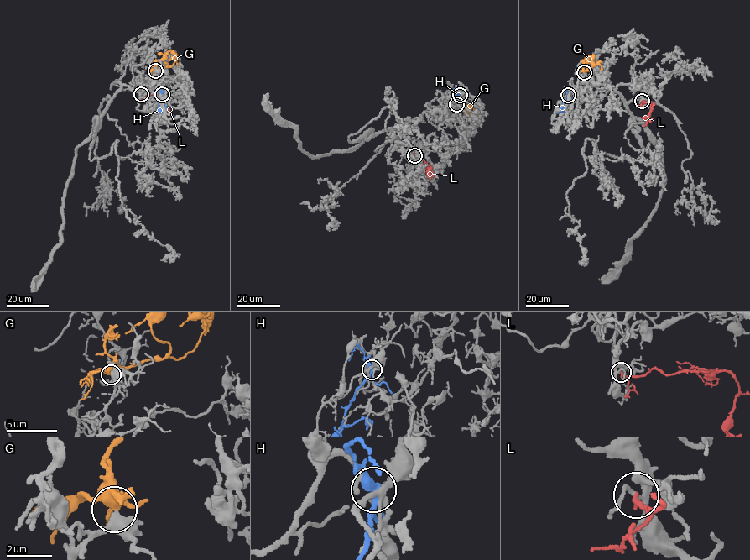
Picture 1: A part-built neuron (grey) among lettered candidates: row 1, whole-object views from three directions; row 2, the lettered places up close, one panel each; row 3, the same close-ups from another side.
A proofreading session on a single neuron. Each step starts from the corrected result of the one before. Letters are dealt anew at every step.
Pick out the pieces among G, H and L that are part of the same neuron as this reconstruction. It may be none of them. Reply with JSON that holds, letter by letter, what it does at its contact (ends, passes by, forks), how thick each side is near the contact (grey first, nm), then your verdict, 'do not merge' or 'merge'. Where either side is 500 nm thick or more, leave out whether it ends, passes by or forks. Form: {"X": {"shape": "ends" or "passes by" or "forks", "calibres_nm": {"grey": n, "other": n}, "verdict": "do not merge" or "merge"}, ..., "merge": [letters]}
{"G": {"shape": "forks", "calibres_nm": {"grey": 320, "other": 360}, "verdict": "merge"}, "H": {"shape": "forks", "calibres_nm": {"grey": 220, "other": 260}, "verdict": "do not merge"}, "L": {"shape": "passes by", "calibres_nm": {"grey": 190, "other": 160}, "verdict": "do not merge"}, "merge": ["G"]}

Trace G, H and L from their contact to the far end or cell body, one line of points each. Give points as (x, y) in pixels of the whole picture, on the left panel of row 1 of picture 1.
G: (154, 70), (170, 66), (177, 58), (178, 65)
H: (162, 94), (158, 107), (161, 109), (163, 104), (165, 105)
L: (141, 94), (164, 95), (164, 107), (159, 112), (162, 117)

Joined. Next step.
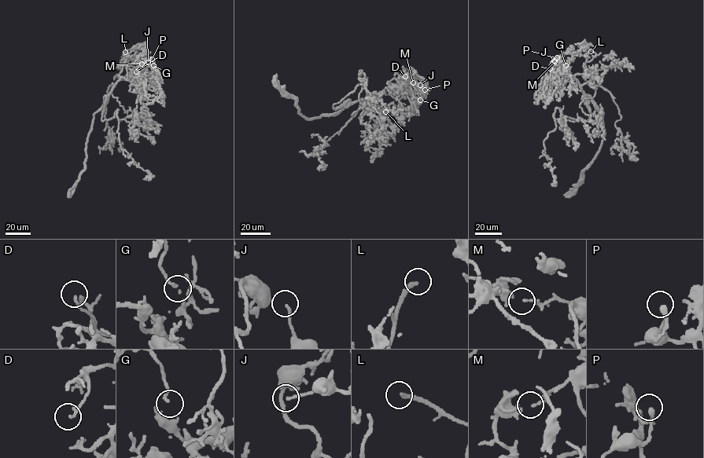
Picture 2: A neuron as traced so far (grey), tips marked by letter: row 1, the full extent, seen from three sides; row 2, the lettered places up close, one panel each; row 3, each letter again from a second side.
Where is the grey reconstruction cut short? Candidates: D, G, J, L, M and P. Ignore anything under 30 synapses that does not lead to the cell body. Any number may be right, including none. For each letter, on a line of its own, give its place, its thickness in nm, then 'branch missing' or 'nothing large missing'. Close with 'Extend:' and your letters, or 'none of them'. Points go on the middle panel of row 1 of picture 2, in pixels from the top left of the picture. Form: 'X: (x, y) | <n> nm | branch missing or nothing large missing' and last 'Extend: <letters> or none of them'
D: (405, 76) | 130 nm | nothing large missing
G: (420, 100) | 130 nm | nothing large missing
J: (420, 85) | 140 nm | nothing large missing
L: (385, 111) | 240 nm | branch missing
M: (413, 82) | 140 nm | nothing large missing
P: (425, 89) | 220 nm | nothing large missing
Extend: L

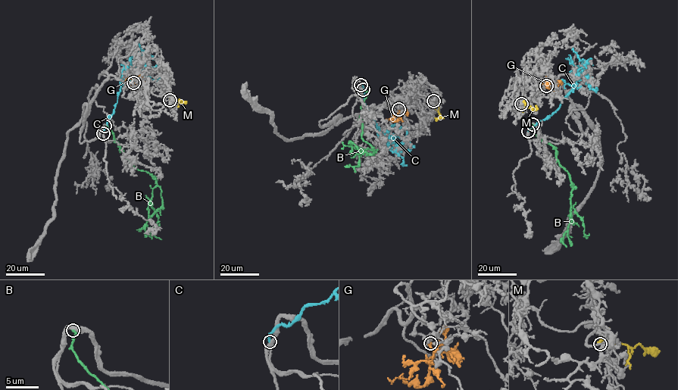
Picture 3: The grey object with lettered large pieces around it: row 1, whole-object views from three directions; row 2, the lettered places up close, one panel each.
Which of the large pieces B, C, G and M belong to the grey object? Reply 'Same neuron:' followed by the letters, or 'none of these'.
Same neuron: G

